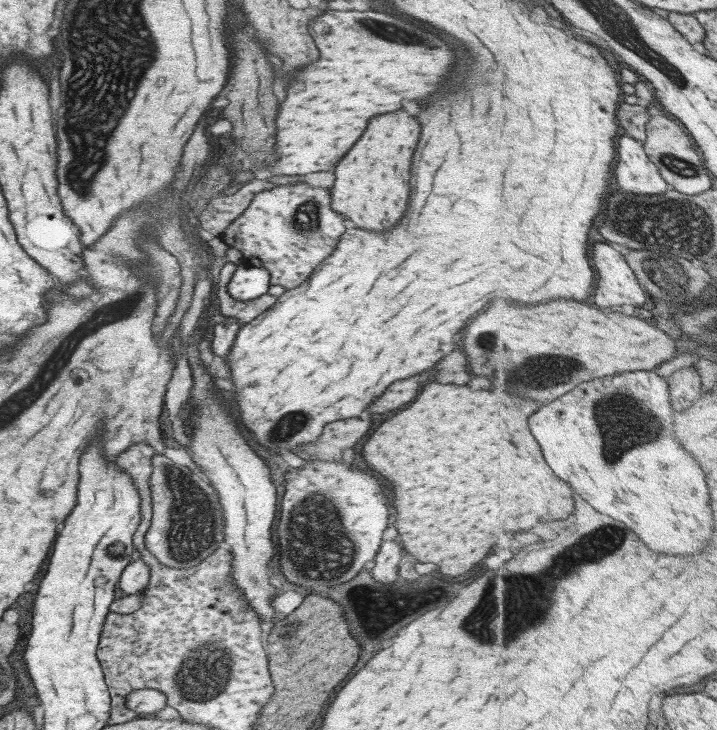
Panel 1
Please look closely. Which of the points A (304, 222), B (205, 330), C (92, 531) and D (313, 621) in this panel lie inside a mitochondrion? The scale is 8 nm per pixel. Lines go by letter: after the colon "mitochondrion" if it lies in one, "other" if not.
A: mitochondrion
B: other
C: other
D: other

